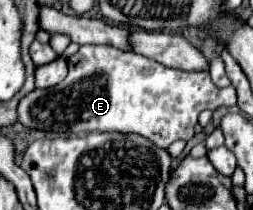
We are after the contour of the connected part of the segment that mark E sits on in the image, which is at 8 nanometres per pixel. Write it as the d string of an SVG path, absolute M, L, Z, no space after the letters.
M80 45L78 53L68 59L68 75L62 83L50 89L34 89L18 103L18 123L26 129L48 131L58 137L80 137L92 131L100 133L132 133L142 135L154 145L168 149L174 141L190 141L194 137L194 125L198 113L204 109L236 105L236 89L214 87L208 71L182 71L164 67L152 59L124 51L112 45Z

